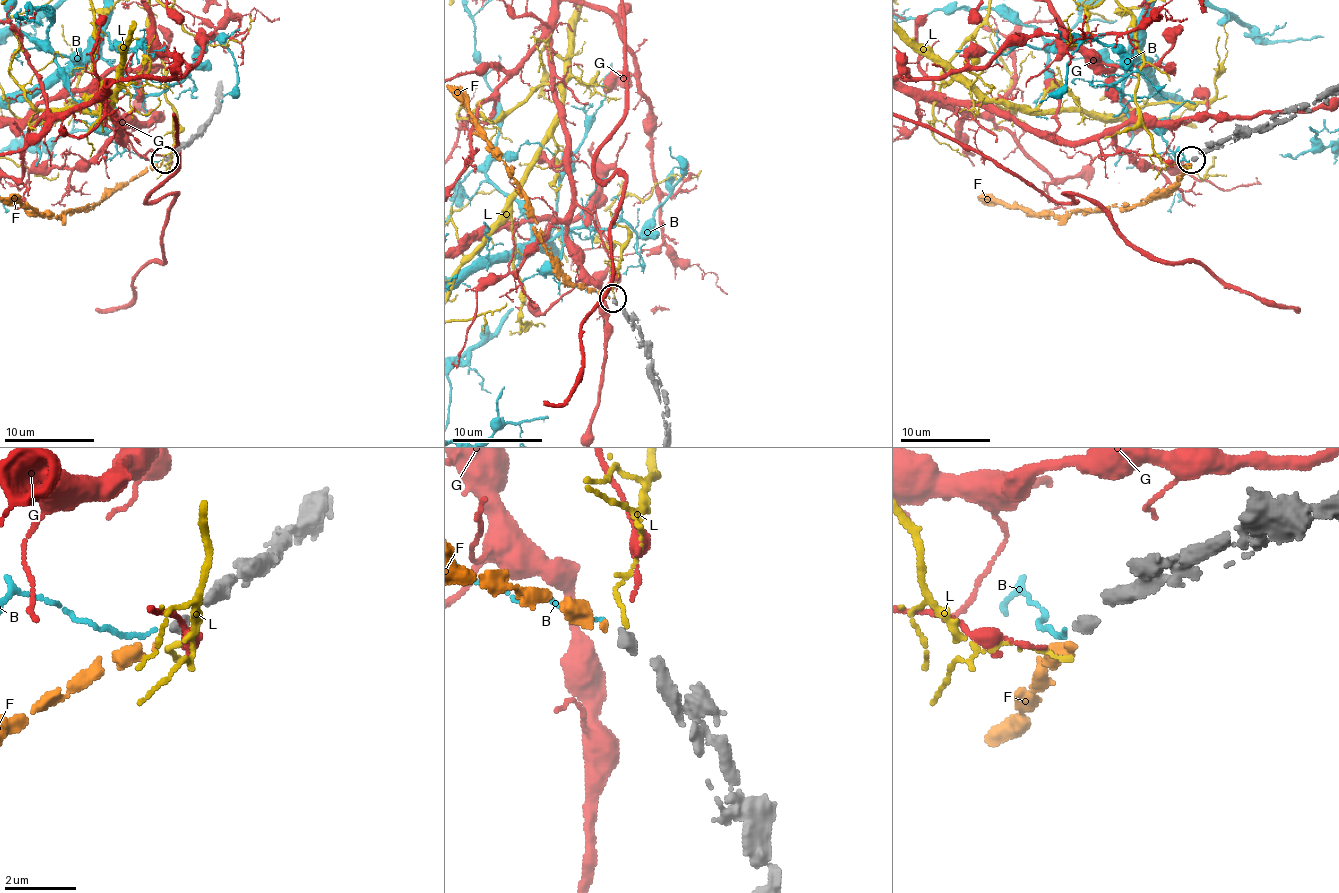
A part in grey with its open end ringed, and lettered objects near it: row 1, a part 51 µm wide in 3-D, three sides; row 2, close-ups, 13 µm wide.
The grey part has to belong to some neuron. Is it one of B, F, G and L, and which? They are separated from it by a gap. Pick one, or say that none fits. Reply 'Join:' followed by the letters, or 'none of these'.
Join: F

